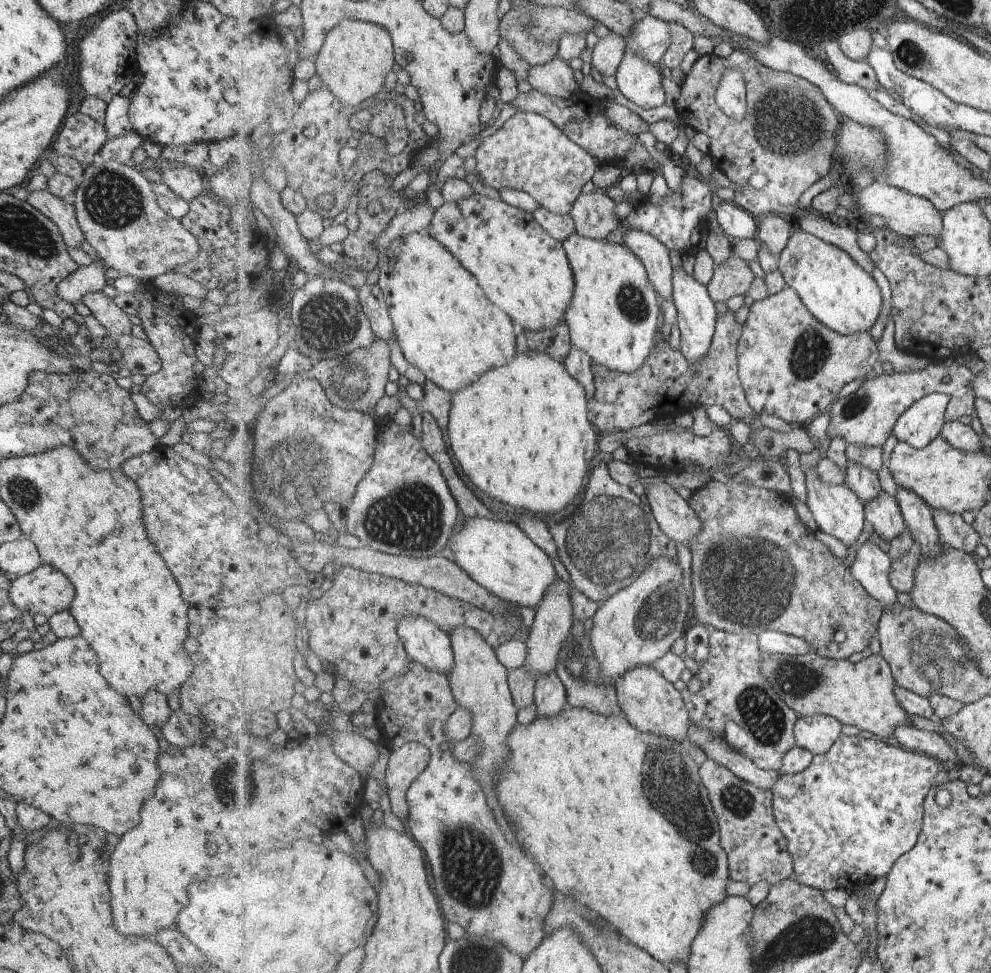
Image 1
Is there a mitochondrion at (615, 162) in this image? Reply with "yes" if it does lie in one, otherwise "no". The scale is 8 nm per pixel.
no

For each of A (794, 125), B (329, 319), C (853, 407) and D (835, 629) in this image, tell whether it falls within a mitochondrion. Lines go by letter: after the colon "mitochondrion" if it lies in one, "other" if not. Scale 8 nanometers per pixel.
A: mitochondrion
B: mitochondrion
C: mitochondrion
D: other

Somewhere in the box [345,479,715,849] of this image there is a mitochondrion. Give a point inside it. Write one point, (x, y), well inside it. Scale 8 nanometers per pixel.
(612, 538)

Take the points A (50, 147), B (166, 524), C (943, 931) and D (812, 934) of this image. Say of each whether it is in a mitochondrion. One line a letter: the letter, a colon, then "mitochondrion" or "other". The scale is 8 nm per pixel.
A: other
B: mitochondrion
C: mitochondrion
D: mitochondrion

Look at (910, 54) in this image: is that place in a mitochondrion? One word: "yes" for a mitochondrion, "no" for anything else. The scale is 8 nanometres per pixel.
yes

